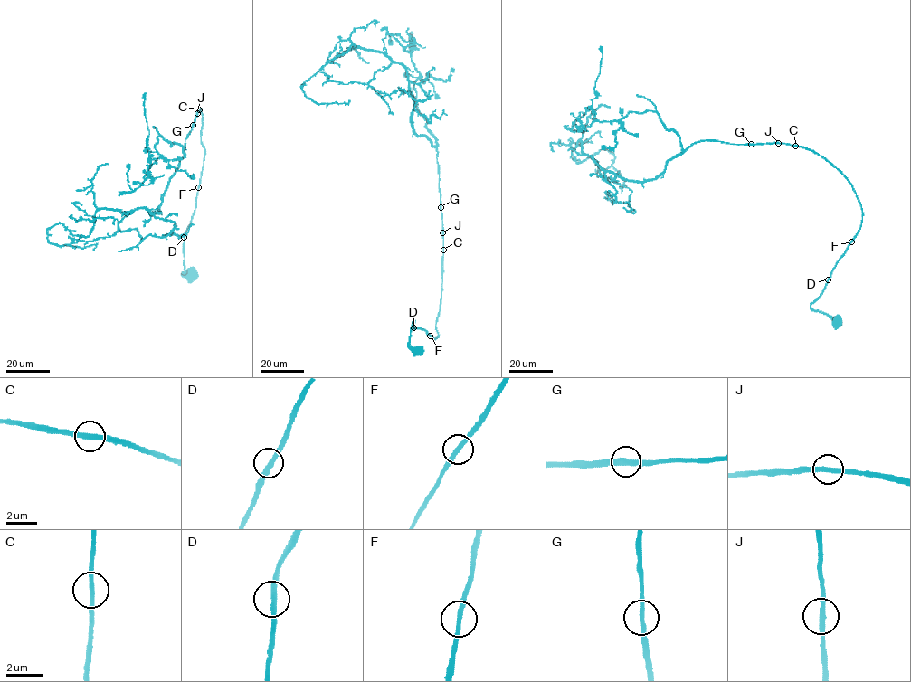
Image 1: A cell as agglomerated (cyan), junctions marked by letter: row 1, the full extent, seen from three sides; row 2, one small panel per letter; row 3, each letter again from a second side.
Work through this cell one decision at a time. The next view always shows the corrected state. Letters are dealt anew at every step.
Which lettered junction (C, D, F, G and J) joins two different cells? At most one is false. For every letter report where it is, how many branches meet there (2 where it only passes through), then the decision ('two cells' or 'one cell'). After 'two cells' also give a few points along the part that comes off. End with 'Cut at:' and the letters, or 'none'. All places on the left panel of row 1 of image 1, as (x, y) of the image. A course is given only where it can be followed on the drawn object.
C: (199, 109) | 2 | one cell
D: (184, 237) | 2 | one cell
F: (198, 187) | 2 | one cell
G: (193, 125) | 2 | one cell
J: (197, 113) | 2 | one cell
Cut at: none

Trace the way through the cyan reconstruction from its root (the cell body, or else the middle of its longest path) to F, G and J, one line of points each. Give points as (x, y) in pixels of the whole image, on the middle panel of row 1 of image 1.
F: (418, 350), (409, 345), (413, 320), (412, 327), (425, 329), (430, 336)
G: (418, 350), (409, 345), (413, 320), (412, 327), (425, 329), (434, 338), (438, 335), (443, 252), (441, 207)
J: (418, 350), (409, 345), (413, 320), (412, 327), (425, 329), (434, 338), (438, 335), (442, 232)

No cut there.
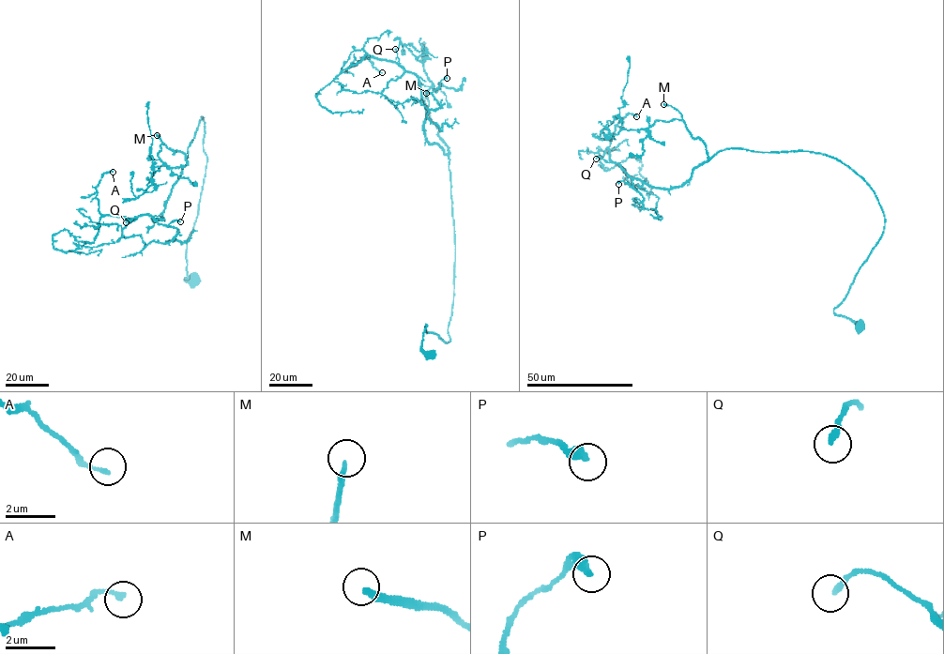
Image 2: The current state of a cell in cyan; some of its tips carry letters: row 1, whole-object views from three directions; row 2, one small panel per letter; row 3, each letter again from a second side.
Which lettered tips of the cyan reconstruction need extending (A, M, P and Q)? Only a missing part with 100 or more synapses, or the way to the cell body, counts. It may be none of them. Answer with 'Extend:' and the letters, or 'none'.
Extend: M

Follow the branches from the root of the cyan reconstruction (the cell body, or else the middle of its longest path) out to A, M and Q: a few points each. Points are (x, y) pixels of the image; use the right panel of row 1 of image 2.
A: (860, 325), (834, 310), (884, 229), (862, 178), (822, 154), (731, 148), (650, 187), (610, 159), (636, 116)
M: (860, 325), (834, 310), (883, 233), (869, 185), (809, 151), (731, 148), (709, 159), (663, 104)
Q: (860, 325), (834, 310), (885, 217), (869, 185), (840, 161), (725, 149), (681, 186), (662, 189), (596, 159)

